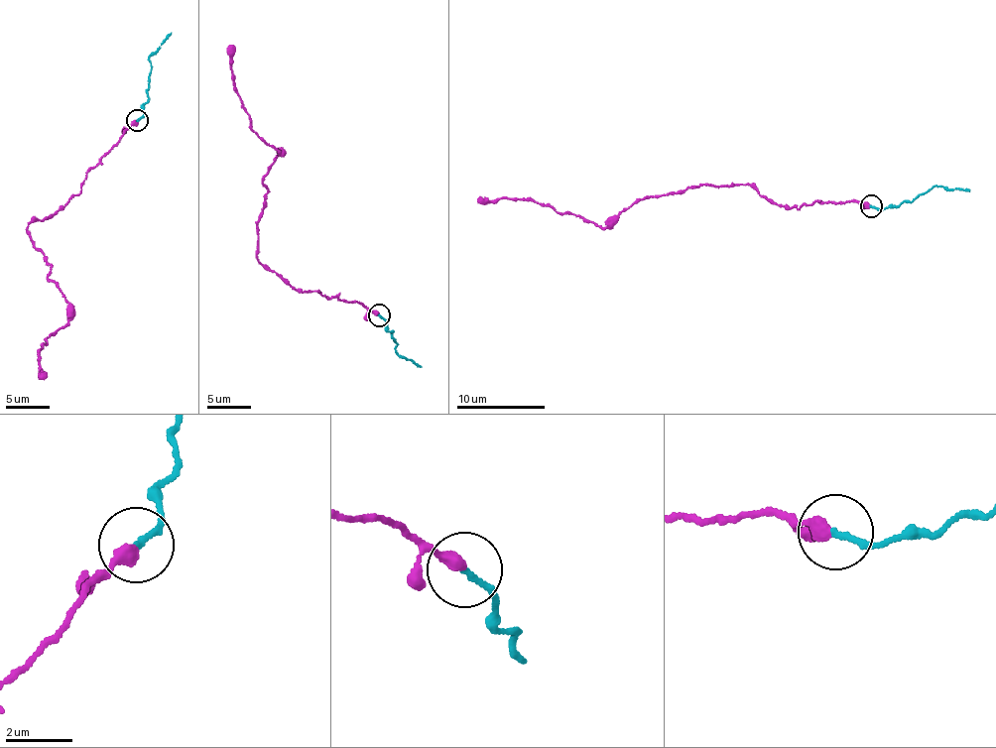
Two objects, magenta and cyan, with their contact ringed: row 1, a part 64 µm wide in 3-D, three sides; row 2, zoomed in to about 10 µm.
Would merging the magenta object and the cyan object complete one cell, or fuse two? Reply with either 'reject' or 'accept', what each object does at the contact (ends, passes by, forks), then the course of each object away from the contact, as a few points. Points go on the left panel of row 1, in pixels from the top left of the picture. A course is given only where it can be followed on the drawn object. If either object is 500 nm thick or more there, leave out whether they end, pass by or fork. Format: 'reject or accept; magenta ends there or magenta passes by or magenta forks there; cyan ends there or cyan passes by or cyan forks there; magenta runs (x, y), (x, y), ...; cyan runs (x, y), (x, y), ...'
accept; magenta ends there; cyan ends there; magenta runs (138, 121), (78, 193), (26, 228), (69, 321), (40, 350), (42, 375); cyan runs (138, 121), (145, 111), (148, 93), (149, 58), (170, 32)

